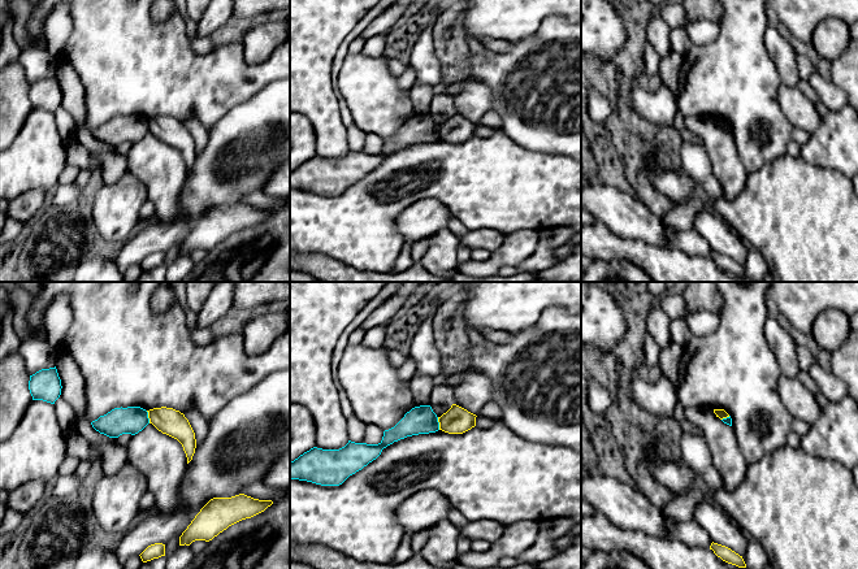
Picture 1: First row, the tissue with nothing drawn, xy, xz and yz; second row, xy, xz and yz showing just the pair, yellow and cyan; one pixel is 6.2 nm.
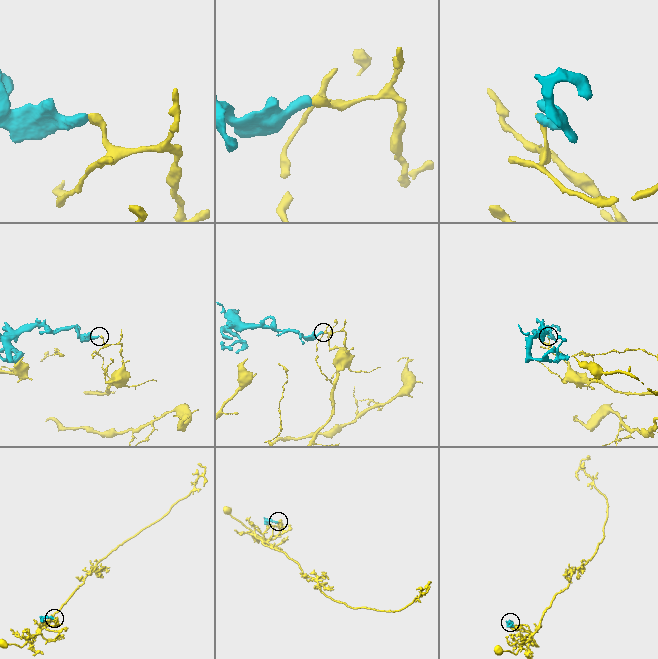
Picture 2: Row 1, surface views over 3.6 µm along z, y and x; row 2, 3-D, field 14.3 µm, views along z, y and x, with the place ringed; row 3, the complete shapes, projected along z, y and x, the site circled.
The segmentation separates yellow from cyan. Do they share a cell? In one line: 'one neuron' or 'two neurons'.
two neurons

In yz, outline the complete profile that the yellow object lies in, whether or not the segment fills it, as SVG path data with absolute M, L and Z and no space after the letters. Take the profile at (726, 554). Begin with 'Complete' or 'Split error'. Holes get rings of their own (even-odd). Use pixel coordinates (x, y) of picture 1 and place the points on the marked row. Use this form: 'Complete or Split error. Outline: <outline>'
Complete. Outline: M711 543L710 550L714 551L714 553L720 557L723 561L736 565L738 568L746 568L746 564L738 553L732 551L731 548L718 544L718 543Z

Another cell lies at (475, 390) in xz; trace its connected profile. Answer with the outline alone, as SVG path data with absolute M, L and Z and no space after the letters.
M469 373L451 388L451 394L452 404L477 416L493 400L493 383L480 373Z

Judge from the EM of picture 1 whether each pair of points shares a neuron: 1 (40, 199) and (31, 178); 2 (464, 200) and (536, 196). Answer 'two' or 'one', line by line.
1: two
2: one

